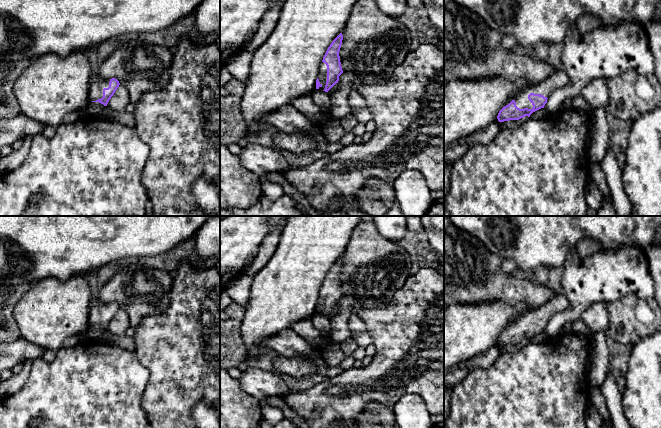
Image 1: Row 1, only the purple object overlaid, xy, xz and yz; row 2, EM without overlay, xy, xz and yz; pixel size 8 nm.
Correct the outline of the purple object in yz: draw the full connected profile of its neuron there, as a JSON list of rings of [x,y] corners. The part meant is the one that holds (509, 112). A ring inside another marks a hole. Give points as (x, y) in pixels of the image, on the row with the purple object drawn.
[[[563,69],[554,71],[544,81],[529,86],[508,105],[504,106],[498,113],[498,121],[504,122],[519,120],[525,116],[530,117],[533,112],[544,108],[547,99],[554,90],[568,85],[570,81]]]

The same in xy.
[[[93,76],[90,83],[89,99],[92,102],[99,102],[107,106],[109,100],[114,95],[120,83],[117,79],[102,80],[97,76]]]

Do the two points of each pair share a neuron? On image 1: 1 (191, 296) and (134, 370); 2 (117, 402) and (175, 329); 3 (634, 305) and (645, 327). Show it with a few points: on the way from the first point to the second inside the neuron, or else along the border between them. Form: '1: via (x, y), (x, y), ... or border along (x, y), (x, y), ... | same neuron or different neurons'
1: border along (133, 351), (148, 370), (149, 379), (146, 386) | different neurons
2: border along (133, 351), (148, 370), (149, 379), (145, 389) | different neurons
3: via (634, 310), (634, 316), (640, 322) | same neuron

